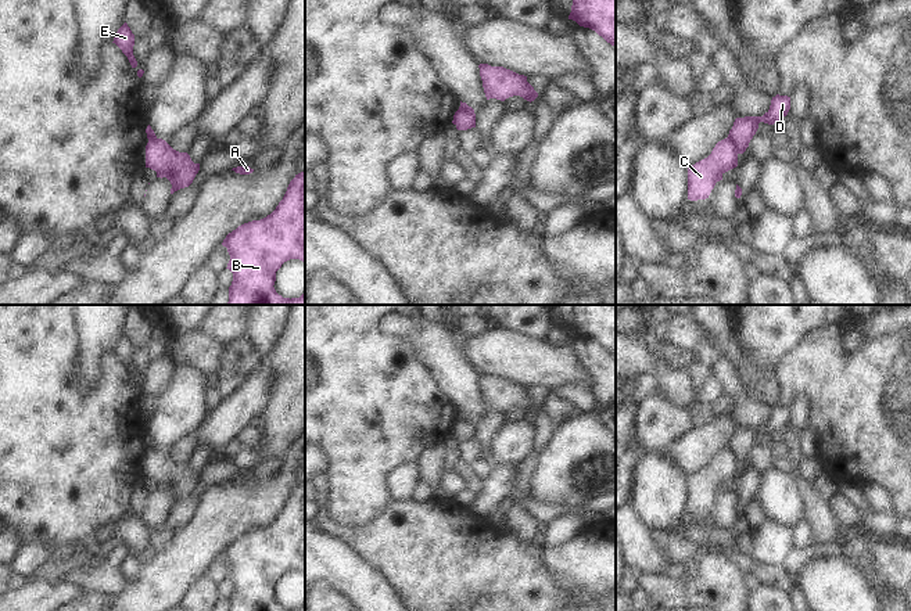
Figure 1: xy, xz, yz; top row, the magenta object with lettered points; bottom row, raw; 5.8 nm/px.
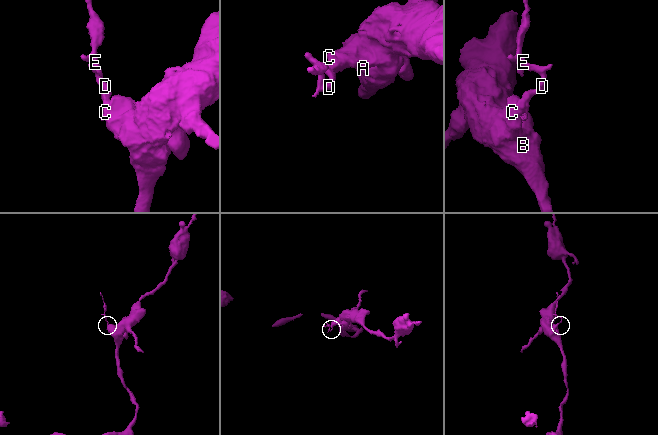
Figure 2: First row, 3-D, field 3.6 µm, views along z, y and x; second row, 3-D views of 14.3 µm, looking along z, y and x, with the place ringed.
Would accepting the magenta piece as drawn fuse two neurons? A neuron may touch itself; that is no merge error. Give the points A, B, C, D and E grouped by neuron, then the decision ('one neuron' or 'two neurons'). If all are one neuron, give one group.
A B C / D E; two neurons

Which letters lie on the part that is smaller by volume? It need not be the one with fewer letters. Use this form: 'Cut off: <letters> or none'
Cut off: D, E

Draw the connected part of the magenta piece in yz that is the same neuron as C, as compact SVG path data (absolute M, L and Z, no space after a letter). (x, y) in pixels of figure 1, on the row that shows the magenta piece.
M731 139L715 144L711 154L688 168L688 200L709 198L722 175L738 166L738 152Z

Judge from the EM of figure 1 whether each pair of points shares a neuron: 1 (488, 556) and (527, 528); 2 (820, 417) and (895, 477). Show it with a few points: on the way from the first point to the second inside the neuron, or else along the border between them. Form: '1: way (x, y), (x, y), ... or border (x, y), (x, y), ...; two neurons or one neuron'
1: border (506, 534), (530, 542); two neurons
2: way (838, 420), (877, 459); one neuron

